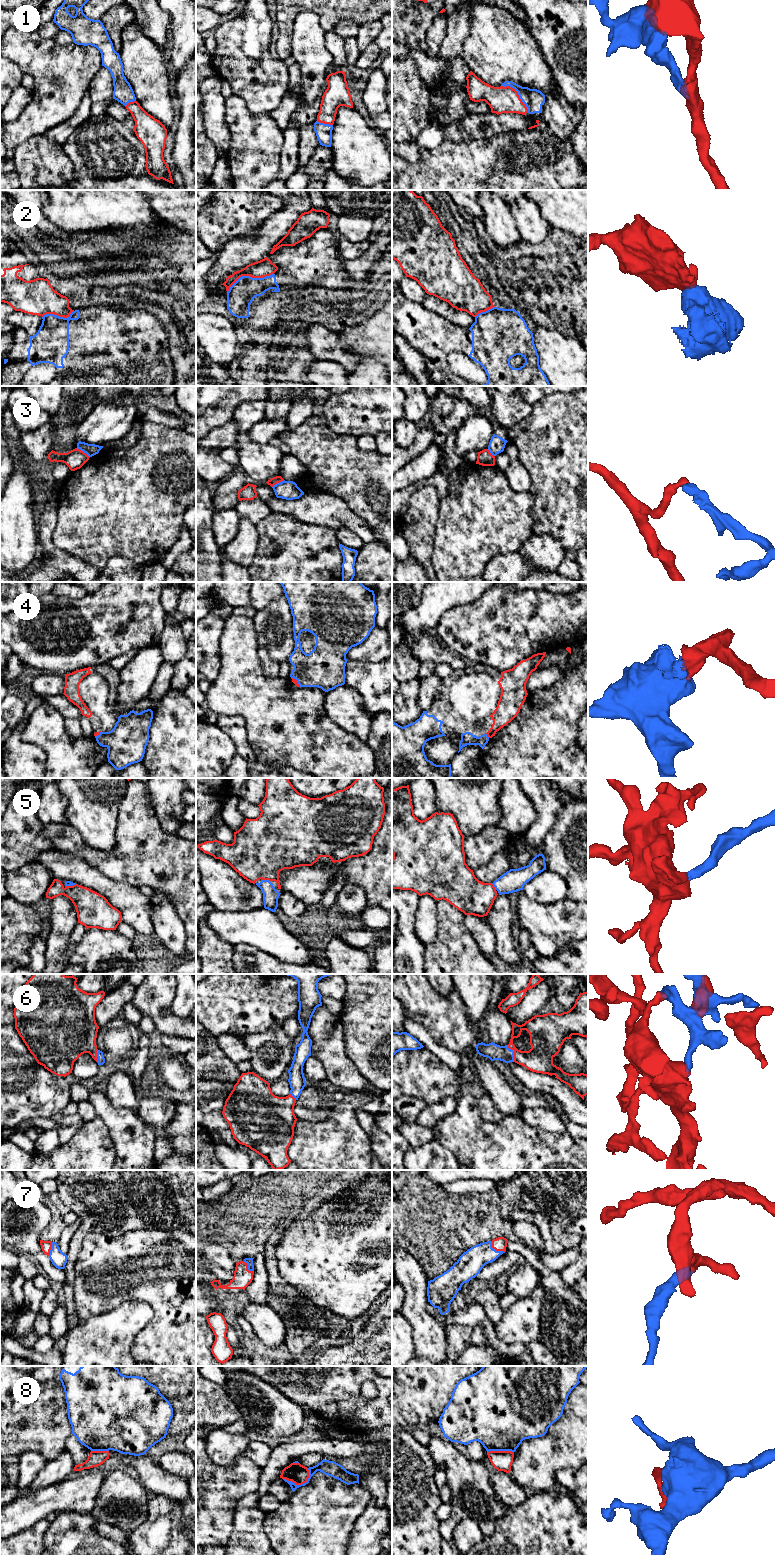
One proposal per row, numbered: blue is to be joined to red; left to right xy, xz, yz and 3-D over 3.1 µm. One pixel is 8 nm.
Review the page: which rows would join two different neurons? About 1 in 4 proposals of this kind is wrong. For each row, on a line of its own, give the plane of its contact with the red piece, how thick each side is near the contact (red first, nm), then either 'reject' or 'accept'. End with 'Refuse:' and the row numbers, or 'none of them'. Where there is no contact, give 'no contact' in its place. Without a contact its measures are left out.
1: contact in yz; calibres 220 and 160 nm; accept
2: contact in xz; calibres 140 and 200 nm; reject
3: contact in xy; calibres 160 and 100 nm; reject
4: contact in yz; calibres 170 and 110 nm; accept
5: contact in xz; calibres 460 and 130 nm; accept
6: contact in yz; calibres 220 and 130 nm; accept
7: contact in yz; calibres 110 and 200 nm; accept
8: contact in xz; calibres 160 and 110 nm; reject
Refuse: 2, 3, 8

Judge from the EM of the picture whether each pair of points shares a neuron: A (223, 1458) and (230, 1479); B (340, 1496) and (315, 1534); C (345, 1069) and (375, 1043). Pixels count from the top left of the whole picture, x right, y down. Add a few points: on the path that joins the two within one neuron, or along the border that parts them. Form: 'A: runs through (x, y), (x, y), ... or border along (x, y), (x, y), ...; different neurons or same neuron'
A: border along (243, 1453), (229, 1466), (216, 1465), (207, 1455); different neurons
B: runs through (329, 1500), (318, 1515), (315, 1523); same neuron
C: border along (344, 1040), (344, 1049), (347, 1057), (368, 1080); different neurons

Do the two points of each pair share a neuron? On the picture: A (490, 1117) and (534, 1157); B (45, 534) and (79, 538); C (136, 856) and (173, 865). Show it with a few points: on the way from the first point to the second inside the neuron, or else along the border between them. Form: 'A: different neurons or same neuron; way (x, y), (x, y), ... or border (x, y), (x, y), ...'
A: different neurons; border (478, 1106), (487, 1122), (504, 1116)
B: different neurons; border (57, 512), (52, 542), (68, 552)
C: same neuron; way (145, 856), (152, 856), (164, 861)

